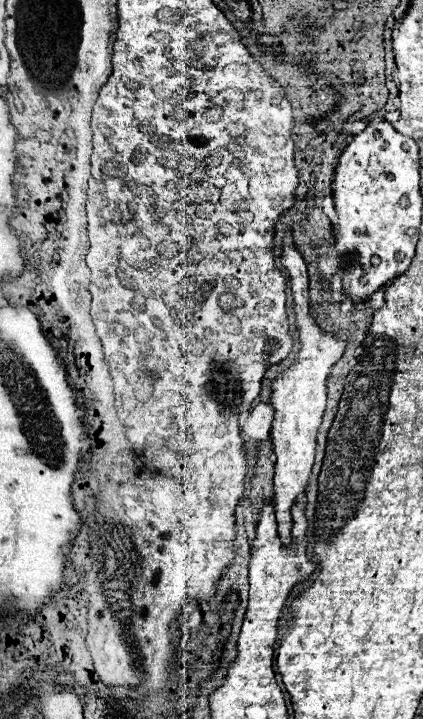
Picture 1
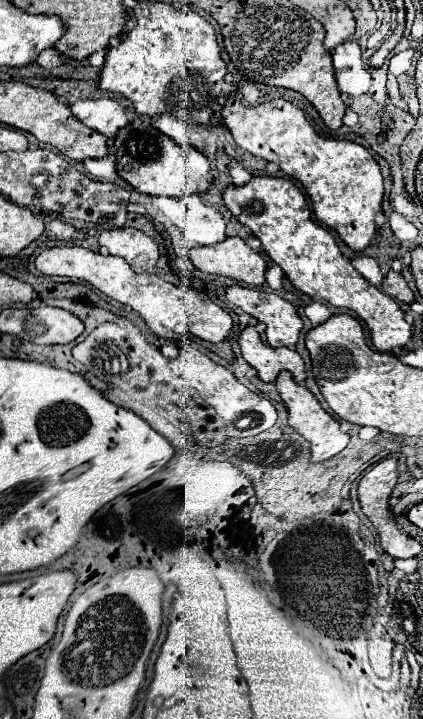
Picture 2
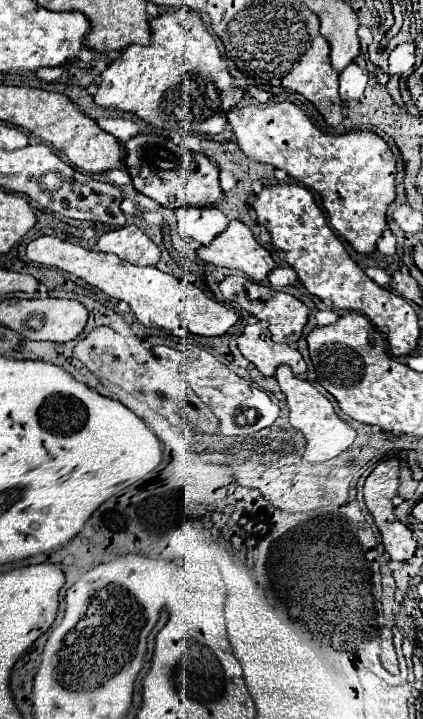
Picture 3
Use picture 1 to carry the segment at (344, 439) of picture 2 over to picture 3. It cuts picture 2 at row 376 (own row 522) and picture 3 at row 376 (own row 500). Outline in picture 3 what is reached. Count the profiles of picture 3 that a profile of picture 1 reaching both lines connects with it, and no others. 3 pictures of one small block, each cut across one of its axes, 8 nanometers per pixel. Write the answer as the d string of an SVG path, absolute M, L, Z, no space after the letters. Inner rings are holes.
M278 366L276 380L280 384L280 390L286 394L286 402L290 408L290 424L300 430L306 438L306 462L326 462L330 458L336 458L340 452L344 452L356 438L356 432L352 426L344 424L334 412L334 406L324 398L308 380L302 380L292 374L290 366Z

